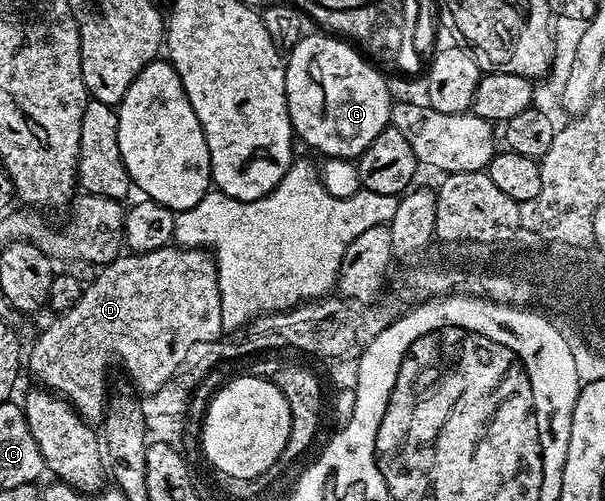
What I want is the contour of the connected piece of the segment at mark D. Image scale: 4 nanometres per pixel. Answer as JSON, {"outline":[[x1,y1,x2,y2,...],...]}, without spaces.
{"outline":[[170,246,168,248,160,248,159,250,151,250,150,252,138,252,136,254,122,254,117,259,104,265,100,269,101,272,93,281,84,285,79,302,75,302,75,306,71,306,71,310,54,315,53,321,42,330,37,336,37,341,33,344,33,349,27,352,27,368,30,368,46,389,52,393,60,394,68,400,82,419,88,422,100,421,105,415,107,407,107,393,109,388,109,363,112,362,113,356,118,356,125,363,125,368,129,371,131,379,137,383,136,391,141,394,150,392,158,392,163,385,170,383,174,379,173,376,185,364,185,359,189,356,189,351,196,349,202,344,208,344,210,341,216,340,222,335,221,326,221,295,219,294,219,278,217,277,217,261,213,259,208,251,199,248,182,248,180,246]]}

